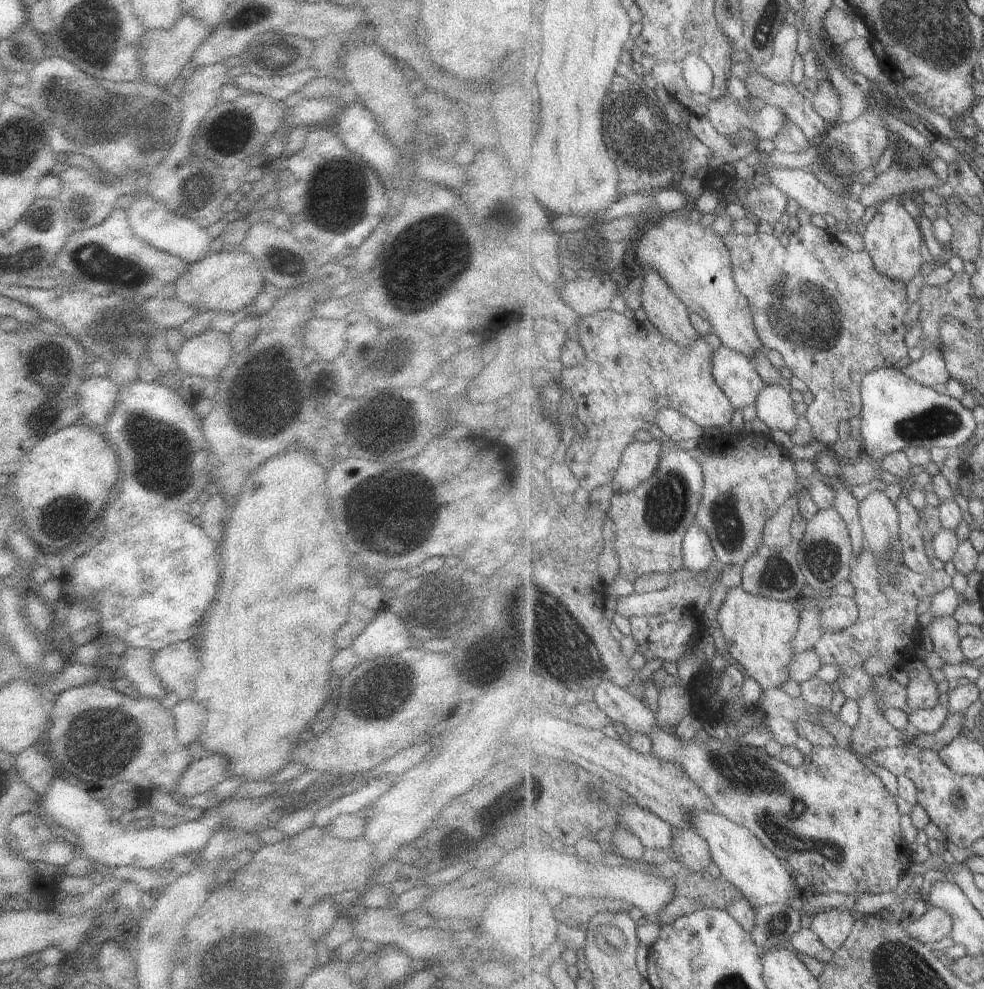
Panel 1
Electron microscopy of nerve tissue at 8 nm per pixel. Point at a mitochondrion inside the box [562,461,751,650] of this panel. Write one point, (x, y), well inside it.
(667, 506)

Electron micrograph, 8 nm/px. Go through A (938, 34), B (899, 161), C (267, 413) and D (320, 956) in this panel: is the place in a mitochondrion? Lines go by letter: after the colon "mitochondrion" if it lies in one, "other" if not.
A: mitochondrion
B: other
C: mitochondrion
D: other

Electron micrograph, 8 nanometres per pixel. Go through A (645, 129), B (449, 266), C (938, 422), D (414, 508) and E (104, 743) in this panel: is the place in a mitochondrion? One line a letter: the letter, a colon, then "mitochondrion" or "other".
A: mitochondrion
B: mitochondrion
C: mitochondrion
D: mitochondrion
E: mitochondrion

